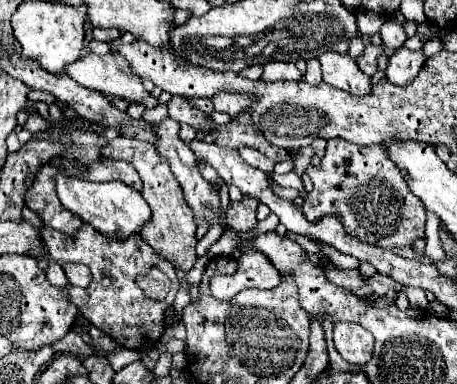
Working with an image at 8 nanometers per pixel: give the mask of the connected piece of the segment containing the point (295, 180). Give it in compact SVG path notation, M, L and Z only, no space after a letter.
M292 170L292 172L288 172L288 174L284 174L284 176L274 174L274 180L276 180L280 186L284 186L284 188L296 188L296 190L304 190L302 180L300 180L300 176L298 176L294 170Z

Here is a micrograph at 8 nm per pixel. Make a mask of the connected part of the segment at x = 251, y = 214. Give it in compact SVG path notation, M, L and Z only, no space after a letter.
M244 196L240 202L230 202L226 210L226 224L236 232L250 232L256 226L256 208L258 200Z

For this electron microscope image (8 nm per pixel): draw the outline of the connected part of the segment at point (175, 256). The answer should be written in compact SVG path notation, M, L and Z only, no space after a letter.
M114 138L108 142L108 146L102 148L102 156L108 156L112 160L126 160L130 162L144 184L142 196L152 208L152 220L146 224L140 232L142 240L164 260L168 260L174 268L180 270L190 270L196 262L196 224L194 224L194 214L190 212L190 206L186 204L182 196L182 188L178 188L178 180L174 180L174 174L170 172L170 164L166 164L166 158L160 156L152 144L146 144L138 138Z

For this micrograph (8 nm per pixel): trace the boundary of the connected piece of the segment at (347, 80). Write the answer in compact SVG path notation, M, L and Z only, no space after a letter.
M326 52L318 56L322 64L322 76L328 86L344 90L352 96L368 96L372 92L370 78L356 66L348 54Z

